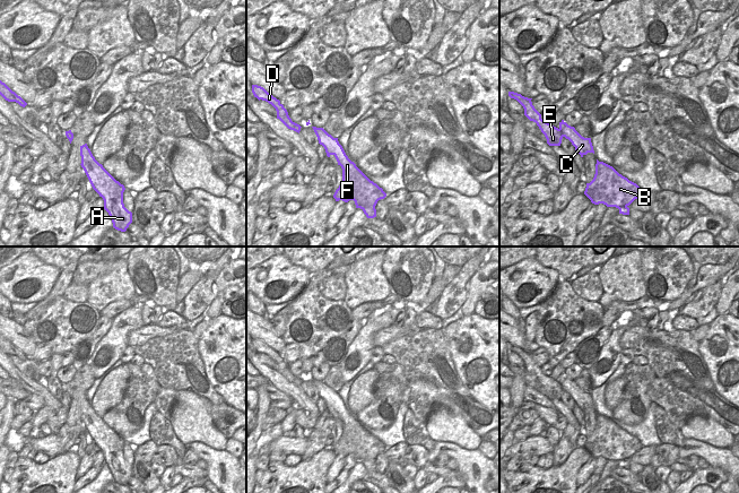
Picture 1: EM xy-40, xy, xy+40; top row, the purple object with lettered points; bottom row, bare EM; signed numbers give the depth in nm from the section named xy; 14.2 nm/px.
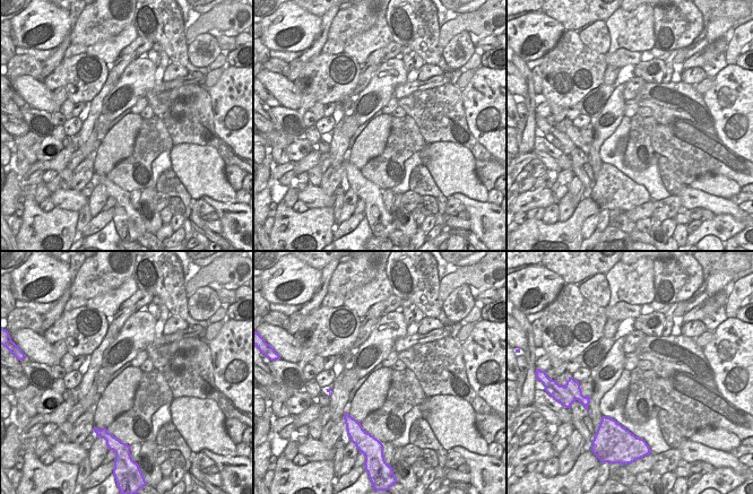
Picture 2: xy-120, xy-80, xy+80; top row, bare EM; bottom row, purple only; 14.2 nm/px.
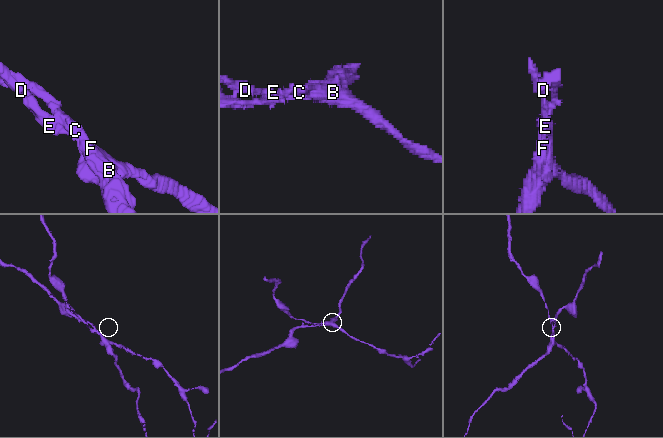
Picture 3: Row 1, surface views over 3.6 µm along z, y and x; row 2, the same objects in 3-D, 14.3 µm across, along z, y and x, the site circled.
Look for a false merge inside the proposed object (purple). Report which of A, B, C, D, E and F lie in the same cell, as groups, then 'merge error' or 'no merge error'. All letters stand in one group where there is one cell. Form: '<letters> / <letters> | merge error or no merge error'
A C F / B D E | merge error

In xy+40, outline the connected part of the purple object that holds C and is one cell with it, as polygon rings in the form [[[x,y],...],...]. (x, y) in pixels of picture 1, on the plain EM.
[[[564,373],[559,375],[559,383],[562,384],[563,389],[572,396],[581,410],[588,406],[594,407],[591,391],[582,390],[574,380],[568,379]]]

